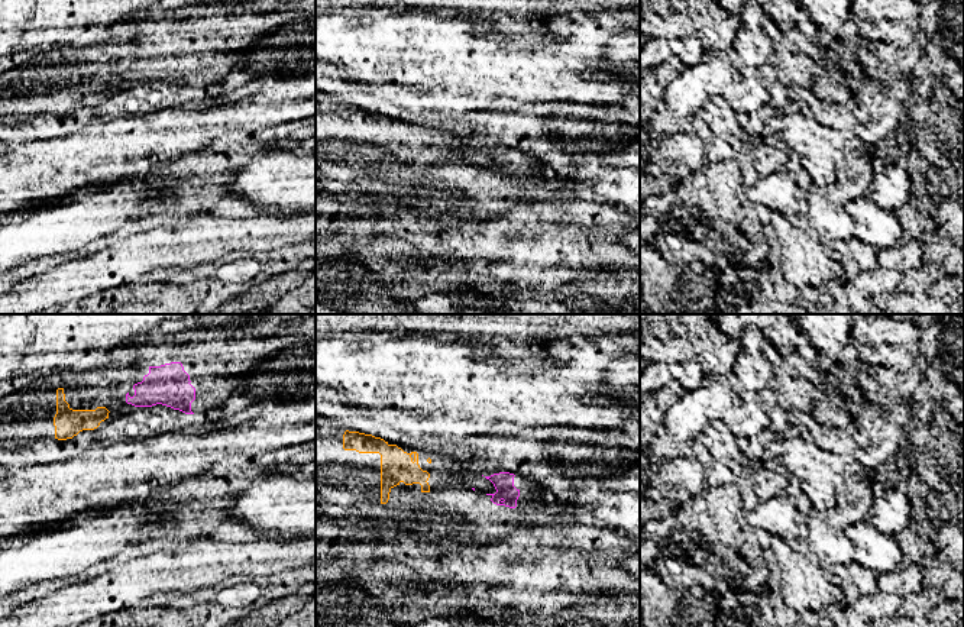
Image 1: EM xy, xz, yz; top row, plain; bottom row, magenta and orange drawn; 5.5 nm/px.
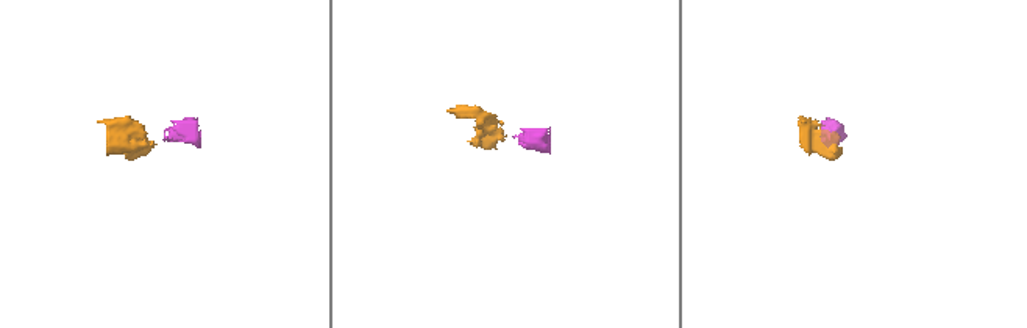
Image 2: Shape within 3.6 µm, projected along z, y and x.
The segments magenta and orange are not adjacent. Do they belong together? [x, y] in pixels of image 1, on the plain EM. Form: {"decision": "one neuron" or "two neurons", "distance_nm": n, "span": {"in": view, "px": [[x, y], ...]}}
{"decision": "one neuron", "distance_nm": 110, "span": {"in": "xy", "px": [[126, 77], [109, 87]]}}

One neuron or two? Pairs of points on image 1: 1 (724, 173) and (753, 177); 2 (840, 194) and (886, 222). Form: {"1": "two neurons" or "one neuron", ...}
{"1": "two neurons", "2": "two neurons"}

